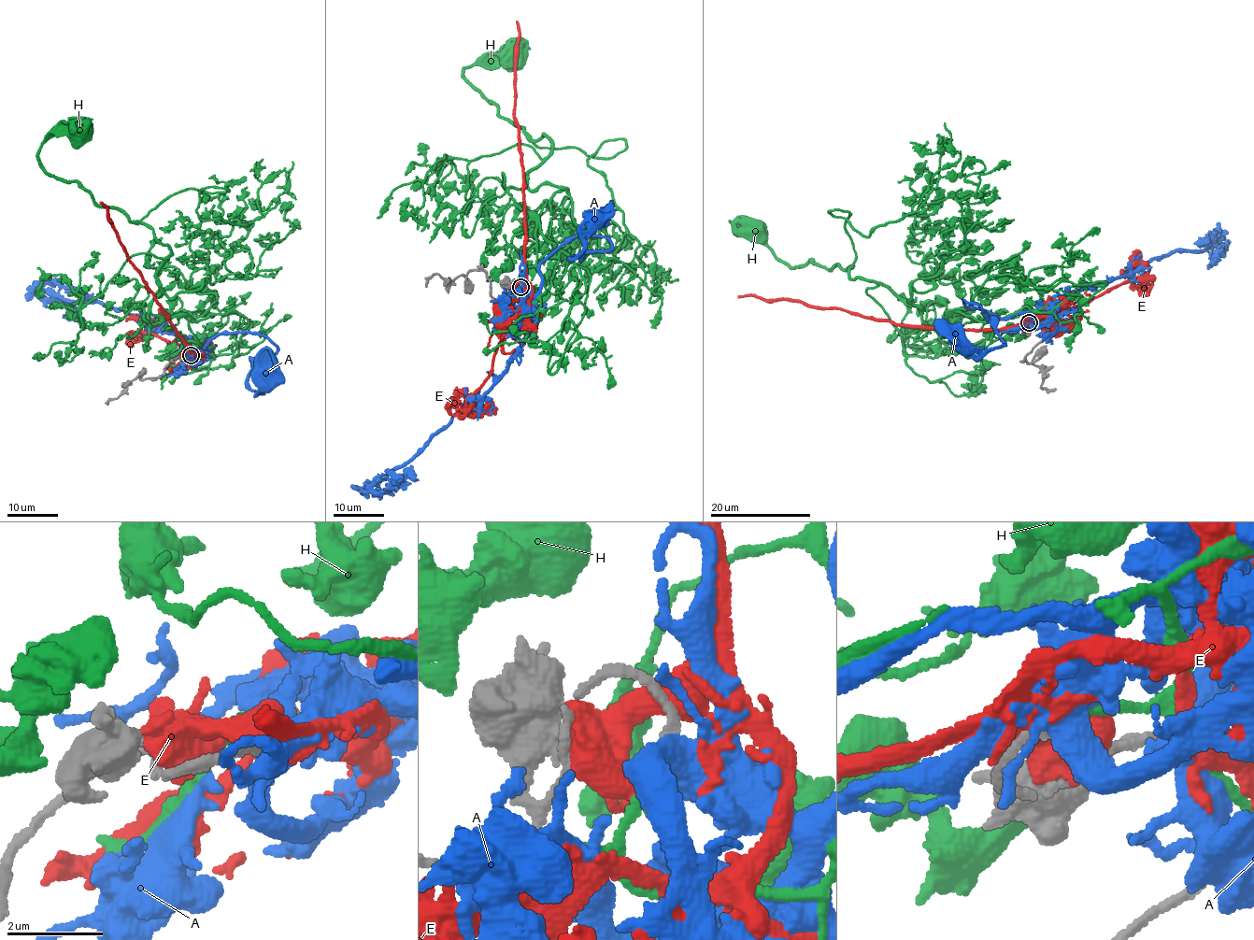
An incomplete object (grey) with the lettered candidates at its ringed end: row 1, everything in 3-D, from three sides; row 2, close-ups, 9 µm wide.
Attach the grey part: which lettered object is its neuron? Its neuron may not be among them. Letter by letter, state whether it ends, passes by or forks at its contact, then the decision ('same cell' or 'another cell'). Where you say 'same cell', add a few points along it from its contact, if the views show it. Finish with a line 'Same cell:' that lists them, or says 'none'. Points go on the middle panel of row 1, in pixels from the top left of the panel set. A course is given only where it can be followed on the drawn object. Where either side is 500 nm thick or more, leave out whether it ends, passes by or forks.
A: it forks there; another cell
E: another cell
H: it ends there; same cell; it runs (520, 287), (519, 303), (546, 289), (536, 220), (508, 190), (552, 142), (463, 76), (513, 61)
Same cell: H

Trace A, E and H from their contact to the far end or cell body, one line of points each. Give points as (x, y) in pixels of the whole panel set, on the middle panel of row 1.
A: (521, 286), (535, 294), (540, 264), (576, 235), (600, 234), (611, 249), (572, 257), (584, 246), (595, 214)
E: (520, 282), (526, 272), (520, 130), (514, 117), (519, 35), (517, 21)
H: (520, 287), (519, 303), (546, 289), (536, 220), (508, 190), (552, 142), (463, 76), (513, 61)

